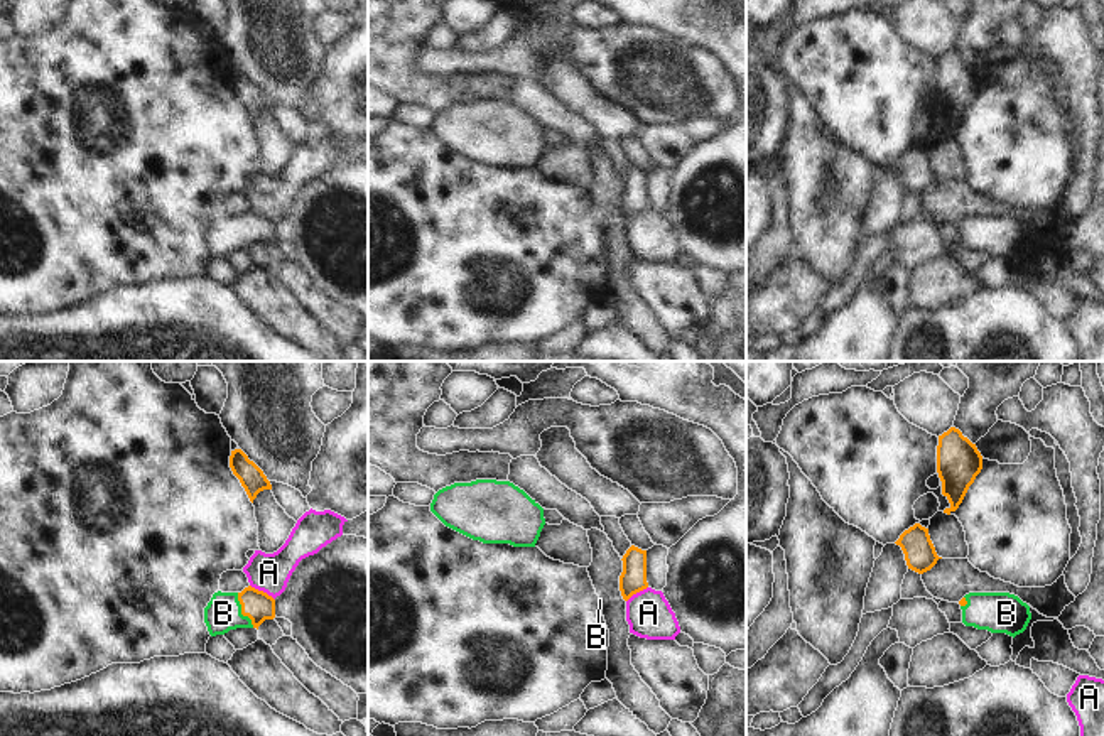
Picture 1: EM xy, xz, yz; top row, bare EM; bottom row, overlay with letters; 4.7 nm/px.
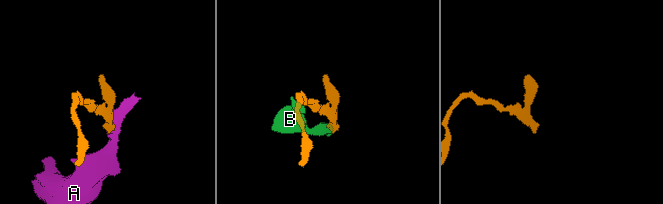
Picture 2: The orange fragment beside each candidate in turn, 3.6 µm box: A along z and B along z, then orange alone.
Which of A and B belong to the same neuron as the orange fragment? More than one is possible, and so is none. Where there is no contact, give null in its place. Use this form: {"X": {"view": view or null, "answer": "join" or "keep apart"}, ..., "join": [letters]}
{"A": {"view": "xy", "answer": "keep apart"}, "B": {"view": "xy", "answer": "join"}, "join": ["B"]}

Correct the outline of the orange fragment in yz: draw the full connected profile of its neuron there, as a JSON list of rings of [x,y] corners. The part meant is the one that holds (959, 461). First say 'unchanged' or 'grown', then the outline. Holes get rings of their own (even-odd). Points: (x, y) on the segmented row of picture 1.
unchanged; [[[950,427],[939,436],[937,473],[942,481],[942,495],[950,503],[944,513],[950,515],[959,508],[981,469],[981,452],[959,429]]]

